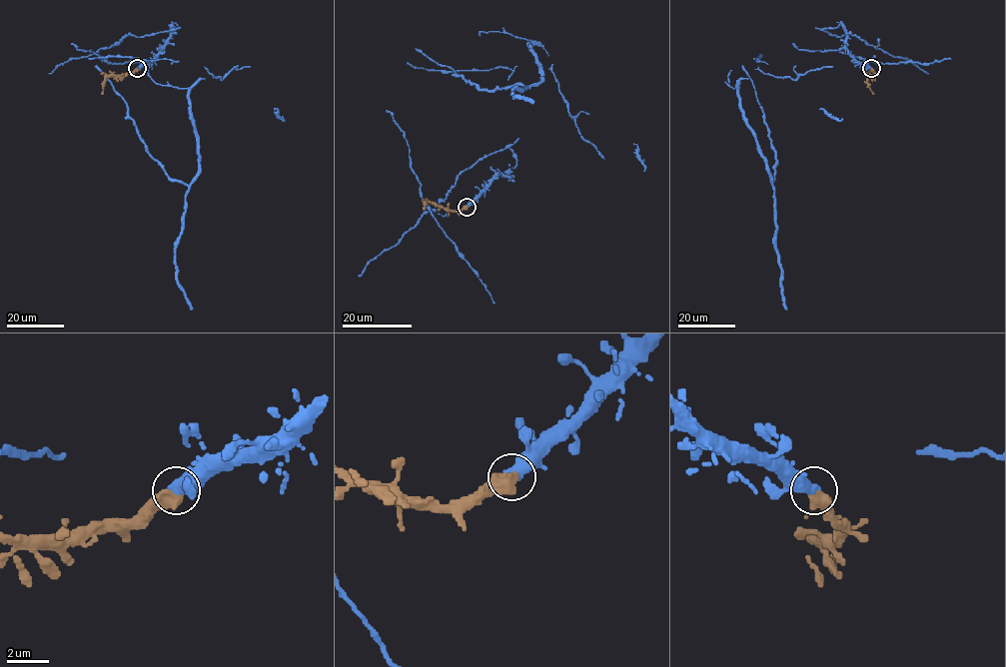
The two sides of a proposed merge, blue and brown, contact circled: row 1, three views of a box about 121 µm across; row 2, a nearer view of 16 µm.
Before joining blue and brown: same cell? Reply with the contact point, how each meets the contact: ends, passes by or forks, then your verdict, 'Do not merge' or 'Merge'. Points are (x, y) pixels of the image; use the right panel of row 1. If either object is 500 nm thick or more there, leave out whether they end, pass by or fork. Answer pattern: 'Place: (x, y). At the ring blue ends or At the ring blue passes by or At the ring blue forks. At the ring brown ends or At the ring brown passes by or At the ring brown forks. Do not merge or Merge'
Place: (871, 68). Merge

